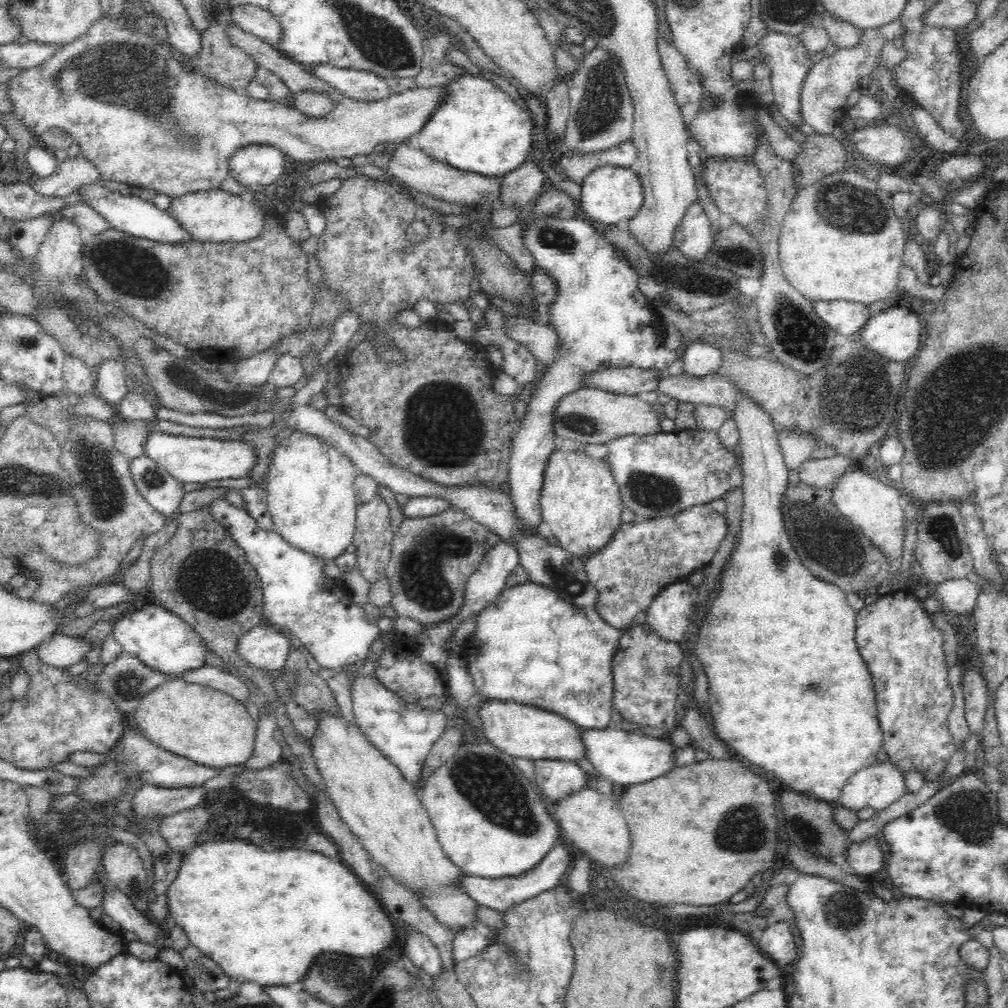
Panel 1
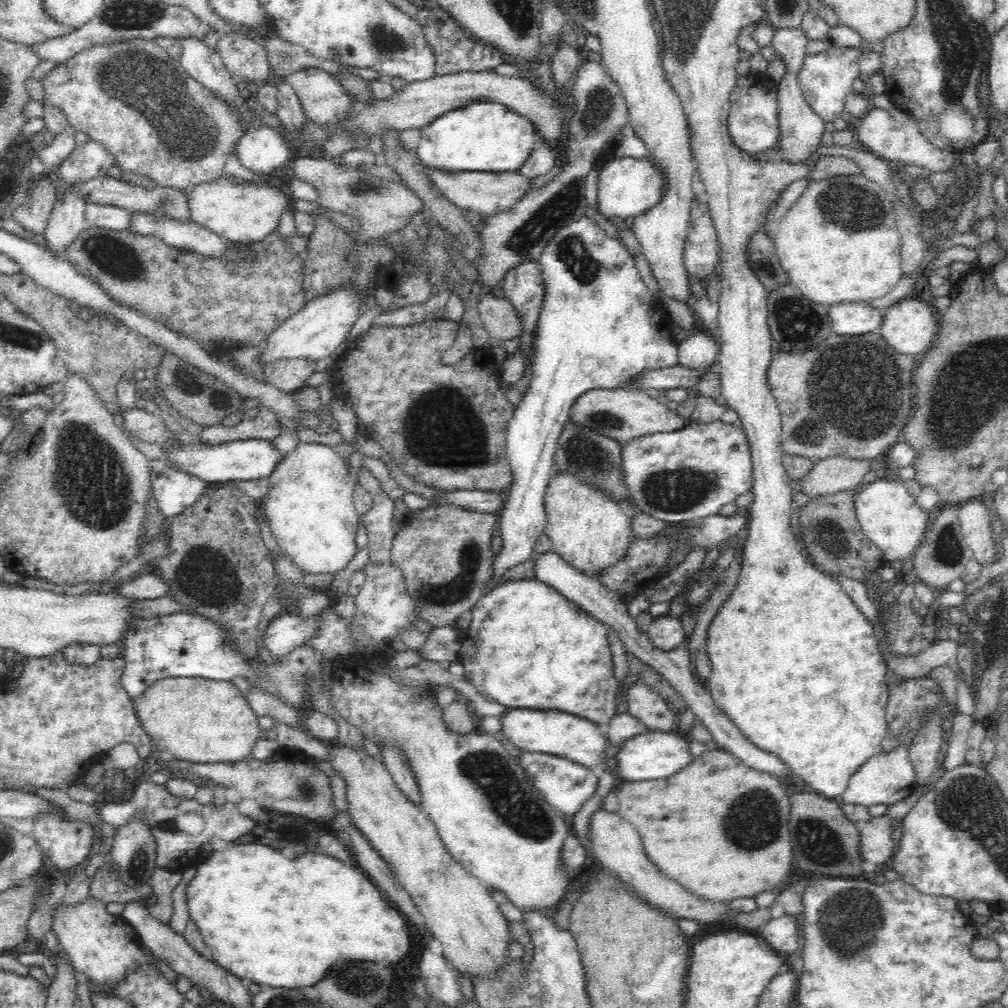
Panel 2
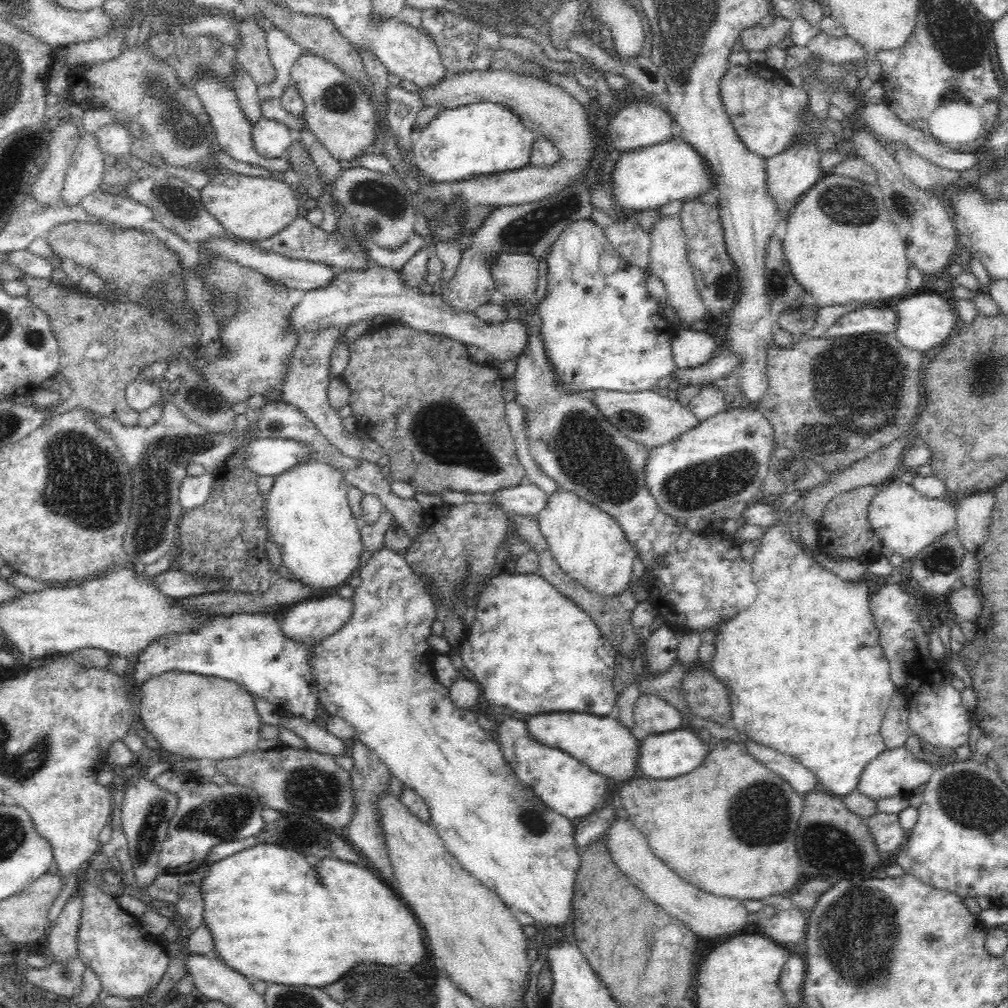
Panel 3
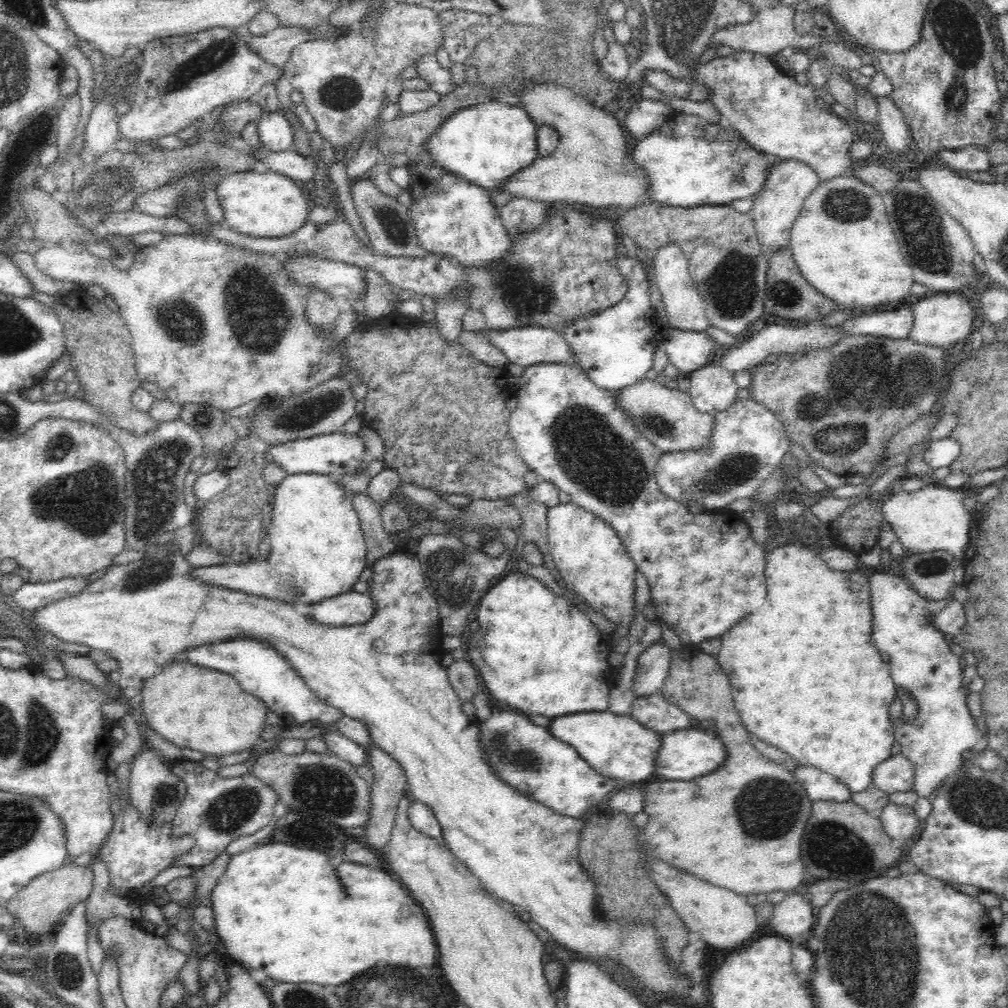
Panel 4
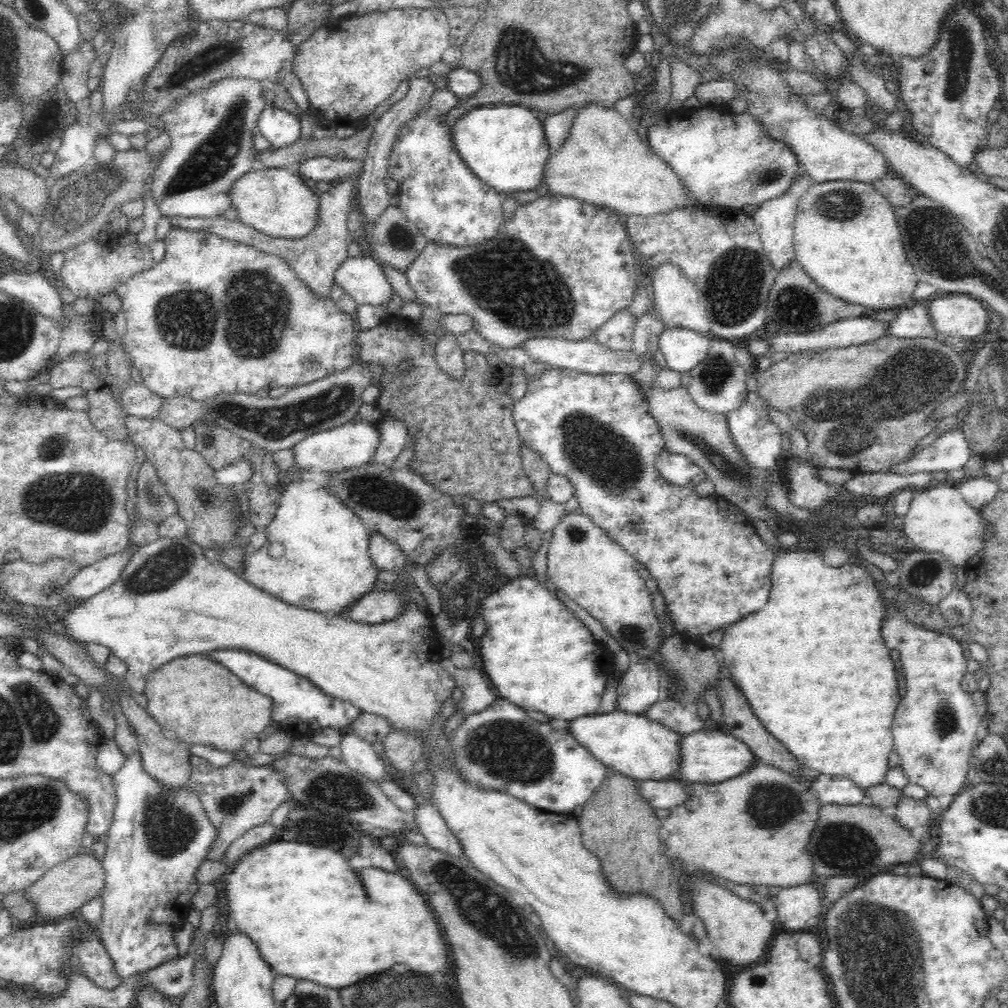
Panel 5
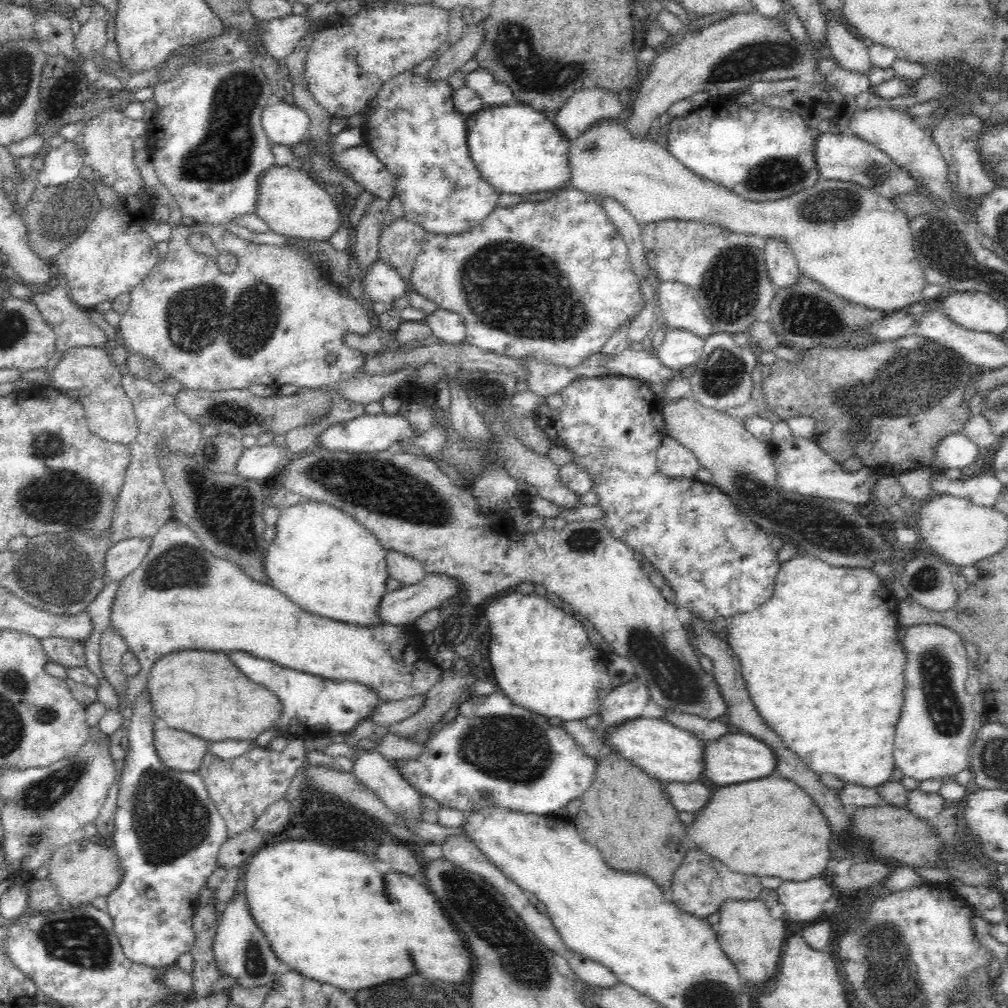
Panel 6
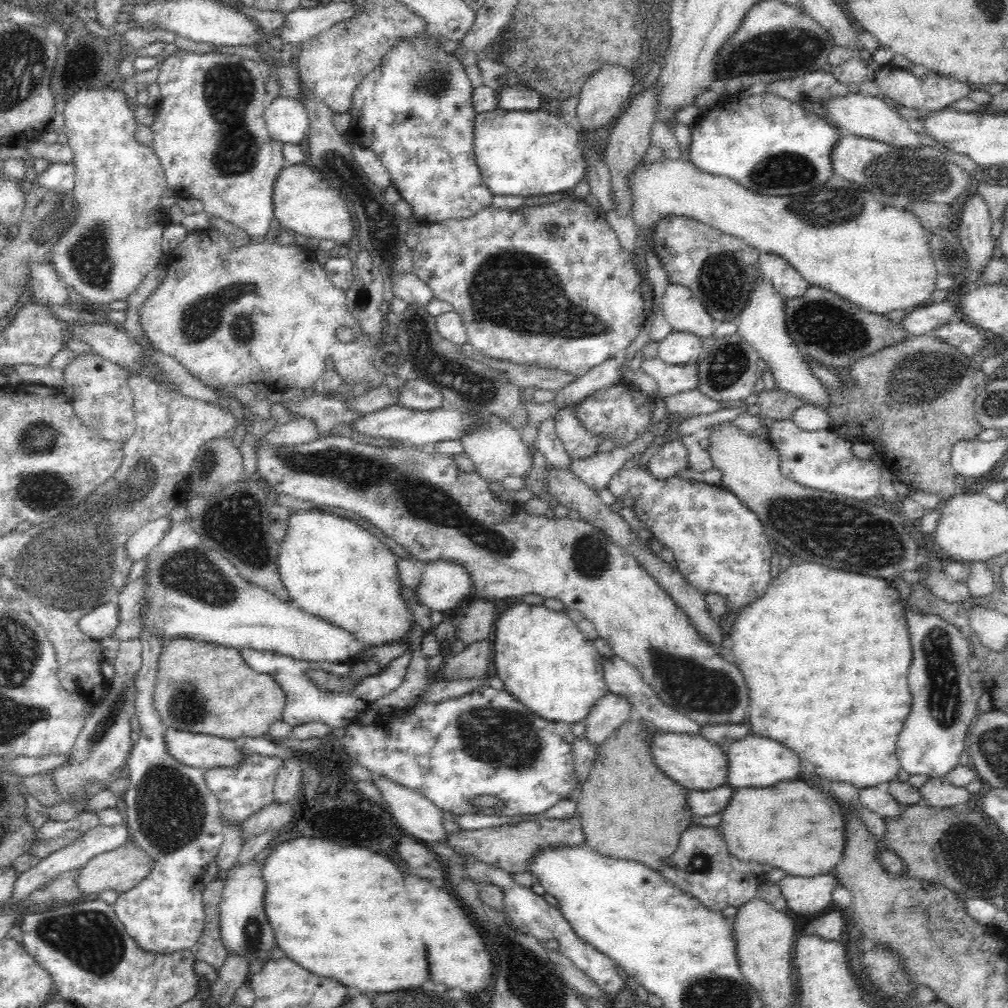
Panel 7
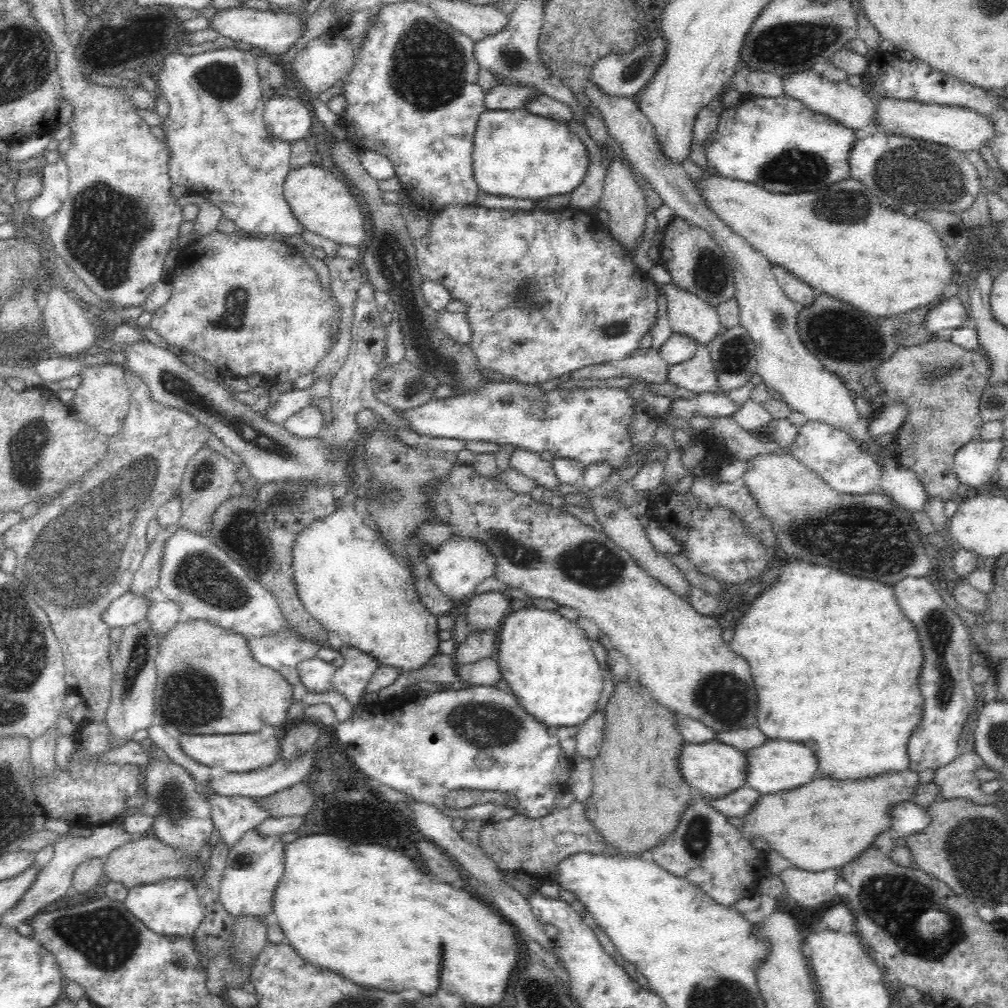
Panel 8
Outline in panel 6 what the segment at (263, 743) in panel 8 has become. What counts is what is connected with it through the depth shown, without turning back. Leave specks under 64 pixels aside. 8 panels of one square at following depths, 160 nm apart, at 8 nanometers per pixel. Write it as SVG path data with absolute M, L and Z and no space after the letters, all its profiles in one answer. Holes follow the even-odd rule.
M160 723L155 726L152 739L154 749L160 754L160 761L178 772L195 772L208 750L208 741Z

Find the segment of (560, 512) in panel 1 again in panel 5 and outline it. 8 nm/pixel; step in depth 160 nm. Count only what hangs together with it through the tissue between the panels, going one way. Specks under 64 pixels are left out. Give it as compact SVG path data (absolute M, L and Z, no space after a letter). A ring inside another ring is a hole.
M580 510L567 514L553 528L552 541L547 550L547 575L550 581L566 595L598 619L612 636L613 643L624 647L631 657L652 658L658 661L656 650L662 644L660 632L662 625L652 609L652 597L640 578L639 562L632 558L620 545L612 540L606 531L599 528Z

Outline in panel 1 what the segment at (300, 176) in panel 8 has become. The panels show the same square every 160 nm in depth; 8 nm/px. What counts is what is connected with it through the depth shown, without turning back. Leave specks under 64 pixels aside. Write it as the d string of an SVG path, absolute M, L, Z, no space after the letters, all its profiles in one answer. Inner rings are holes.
M212 189L173 197L167 212L174 215L180 227L190 233L190 240L200 242L246 242L256 238L262 230L265 211L248 197L232 195Z

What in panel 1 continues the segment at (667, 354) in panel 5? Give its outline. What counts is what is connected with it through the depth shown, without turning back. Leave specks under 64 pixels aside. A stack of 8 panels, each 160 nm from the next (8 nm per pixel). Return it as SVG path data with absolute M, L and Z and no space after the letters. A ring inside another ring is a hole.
M697 341L688 345L684 351L682 362L684 372L691 377L703 377L716 373L722 364L721 349L709 343Z

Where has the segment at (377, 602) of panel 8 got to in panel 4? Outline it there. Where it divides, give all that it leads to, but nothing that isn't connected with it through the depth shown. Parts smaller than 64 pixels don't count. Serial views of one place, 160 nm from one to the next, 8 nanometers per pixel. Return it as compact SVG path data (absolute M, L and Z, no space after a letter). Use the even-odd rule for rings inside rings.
M299 473L287 475L274 490L272 521L266 536L271 542L270 556L266 560L258 559L249 563L230 563L212 566L191 566L190 577L199 584L226 588L235 592L244 592L290 603L305 602L314 604L326 598L332 598L351 592L359 580L362 570L370 562L367 560L367 544L353 502L344 497L344 488L336 477L324 474Z

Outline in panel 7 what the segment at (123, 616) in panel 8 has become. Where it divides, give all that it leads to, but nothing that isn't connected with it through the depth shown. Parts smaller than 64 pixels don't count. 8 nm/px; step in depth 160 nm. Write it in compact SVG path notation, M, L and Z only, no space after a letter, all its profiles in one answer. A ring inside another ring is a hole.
M114 603L101 604L90 610L89 614L82 616L78 620L78 629L92 637L92 639L99 640L100 638L110 637L112 630L116 628L118 622L118 605Z

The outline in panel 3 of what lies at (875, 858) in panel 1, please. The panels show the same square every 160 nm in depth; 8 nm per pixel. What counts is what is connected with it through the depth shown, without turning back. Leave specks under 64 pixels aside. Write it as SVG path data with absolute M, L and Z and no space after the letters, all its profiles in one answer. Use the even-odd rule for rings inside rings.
M876 812L866 818L866 823L880 854L885 855L900 848L907 840L907 832L898 823L898 813Z

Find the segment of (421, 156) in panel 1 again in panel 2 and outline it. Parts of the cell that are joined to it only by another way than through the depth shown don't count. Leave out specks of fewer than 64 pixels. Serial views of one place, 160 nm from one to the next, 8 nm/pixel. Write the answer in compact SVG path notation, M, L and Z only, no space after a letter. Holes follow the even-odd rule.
M420 161L424 173L430 177L436 189L460 209L474 211L479 214L493 215L514 206L522 197L530 179L512 172L474 172L454 171L448 172L439 168L430 168Z

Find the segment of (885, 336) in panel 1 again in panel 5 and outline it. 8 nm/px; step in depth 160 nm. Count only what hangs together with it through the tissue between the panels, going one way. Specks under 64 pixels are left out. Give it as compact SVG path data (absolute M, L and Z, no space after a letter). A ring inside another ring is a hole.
M947 293L924 303L938 335L968 339L986 328L987 306L970 295Z

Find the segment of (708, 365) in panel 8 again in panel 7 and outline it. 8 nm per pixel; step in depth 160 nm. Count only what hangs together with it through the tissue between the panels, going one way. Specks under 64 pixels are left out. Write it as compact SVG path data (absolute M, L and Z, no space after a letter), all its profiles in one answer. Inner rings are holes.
M642 358L639 368L657 383L657 397L665 399L698 387L698 367L696 363L671 365L656 358Z

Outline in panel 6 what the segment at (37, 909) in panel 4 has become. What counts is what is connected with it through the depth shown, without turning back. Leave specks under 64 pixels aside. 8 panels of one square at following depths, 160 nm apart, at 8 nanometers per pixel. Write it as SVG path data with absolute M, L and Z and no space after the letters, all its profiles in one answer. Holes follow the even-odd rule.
M89 838L54 851L48 864L46 879L56 887L65 907L88 904L92 899L105 897L118 886L122 878L120 861L114 853L114 847L92 842Z

